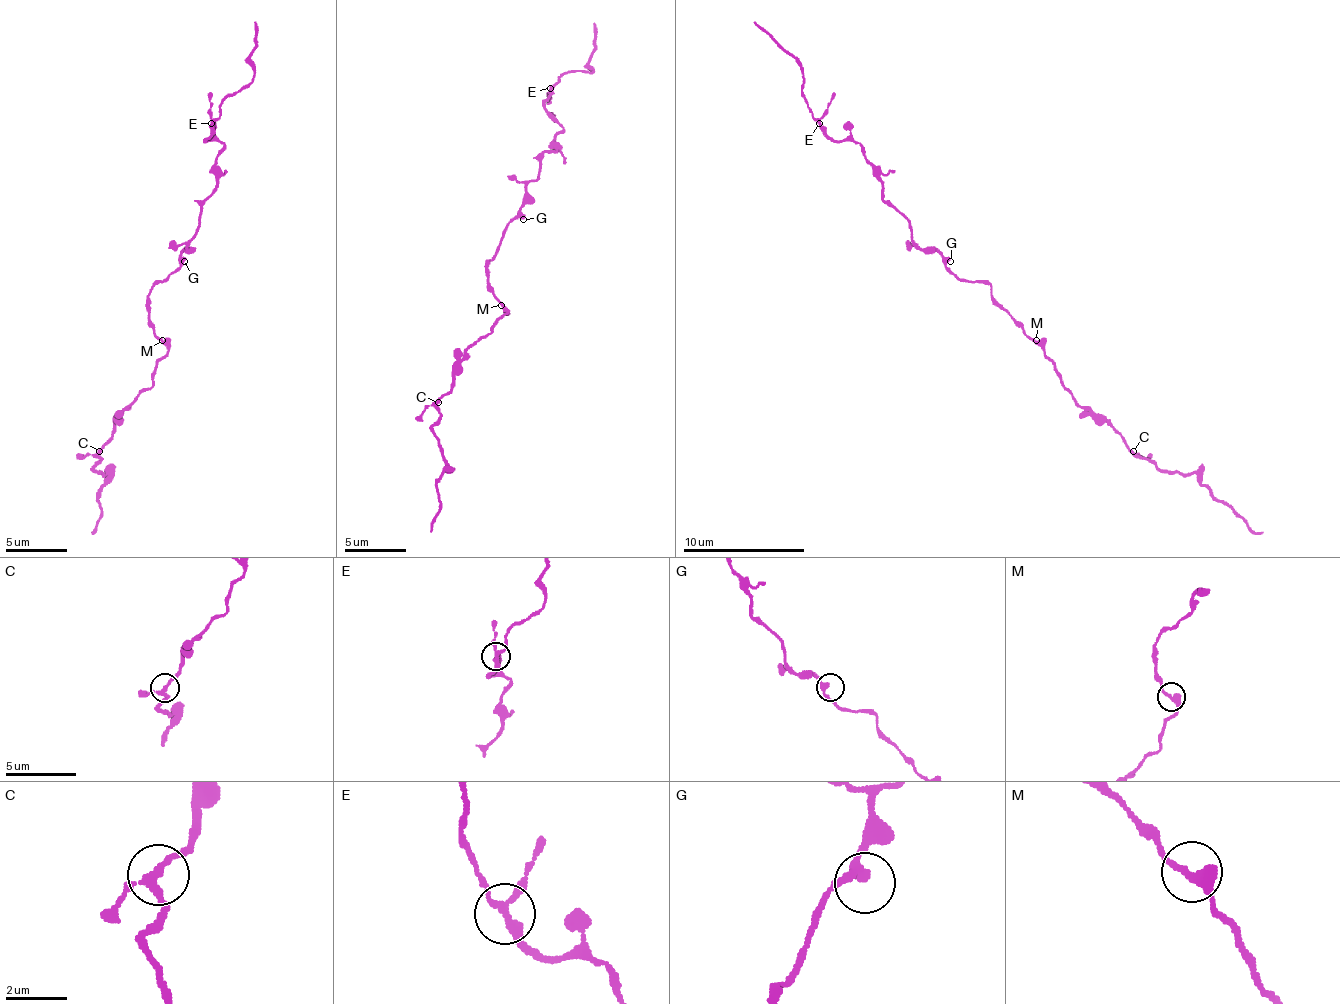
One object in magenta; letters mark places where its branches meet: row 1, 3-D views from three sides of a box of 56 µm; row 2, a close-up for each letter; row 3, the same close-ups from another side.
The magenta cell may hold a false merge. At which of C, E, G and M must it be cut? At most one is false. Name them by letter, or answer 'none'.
C

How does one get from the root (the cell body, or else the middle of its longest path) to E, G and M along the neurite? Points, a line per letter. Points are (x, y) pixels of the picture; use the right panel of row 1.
E: (984, 282), (960, 279), (935, 252), (926, 252), (883, 196), (865, 151), (834, 141), (819, 123)
G: (984, 282), (960, 279), (950, 270), (947, 264), (950, 261)
M: (984, 282), (990, 288), (993, 300), (1036, 340)

